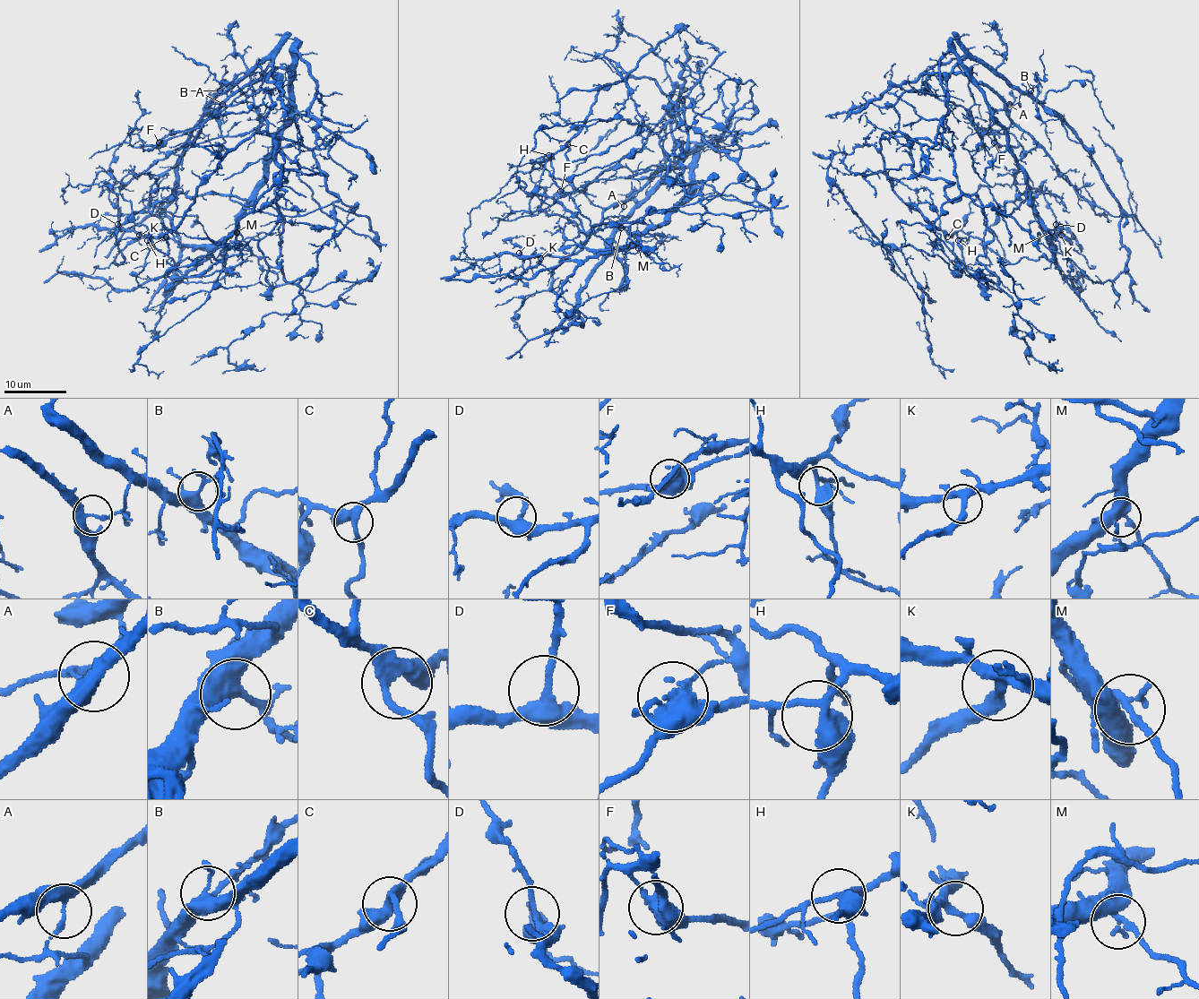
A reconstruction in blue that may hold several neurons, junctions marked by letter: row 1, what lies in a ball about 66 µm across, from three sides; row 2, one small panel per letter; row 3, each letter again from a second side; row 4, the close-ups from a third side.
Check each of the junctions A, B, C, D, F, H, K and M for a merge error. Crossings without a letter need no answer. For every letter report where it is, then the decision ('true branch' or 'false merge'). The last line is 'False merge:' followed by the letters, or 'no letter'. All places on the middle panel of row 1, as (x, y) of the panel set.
A: at (624, 206); false merge
B: at (621, 228); true branch
C: at (567, 144); true branch
D: at (519, 253); true branch
F: at (560, 191); false merge
H: at (548, 155); true branch
K: at (540, 258); true branch
M: at (638, 248); true branch
False merge: A, F

